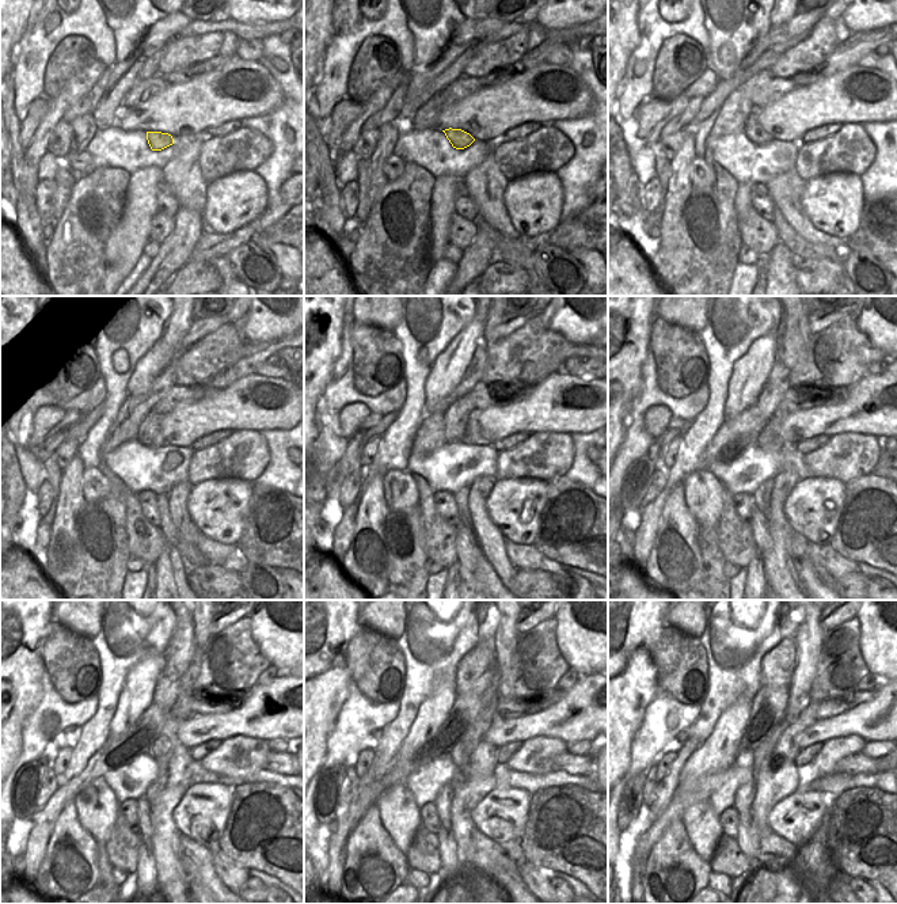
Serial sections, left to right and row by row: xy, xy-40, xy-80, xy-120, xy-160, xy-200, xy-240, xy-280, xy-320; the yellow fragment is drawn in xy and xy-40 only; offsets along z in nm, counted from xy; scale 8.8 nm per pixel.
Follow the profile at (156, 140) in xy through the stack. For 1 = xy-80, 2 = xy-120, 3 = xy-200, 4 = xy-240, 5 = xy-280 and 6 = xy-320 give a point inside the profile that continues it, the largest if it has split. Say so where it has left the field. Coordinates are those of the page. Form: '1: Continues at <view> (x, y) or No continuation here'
1: Continues at xy-80 (753, 130)
2: Continues at xy-120 (149, 432)
3: Continues at xy-200 (771, 395)
4: Continues at xy-240 (167, 690)
5: Continues at xy-280 (474, 673)
6: Continues at xy-320 (776, 667).

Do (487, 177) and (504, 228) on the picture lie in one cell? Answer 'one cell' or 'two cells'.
one cell

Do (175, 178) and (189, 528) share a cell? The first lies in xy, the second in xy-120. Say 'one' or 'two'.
one

